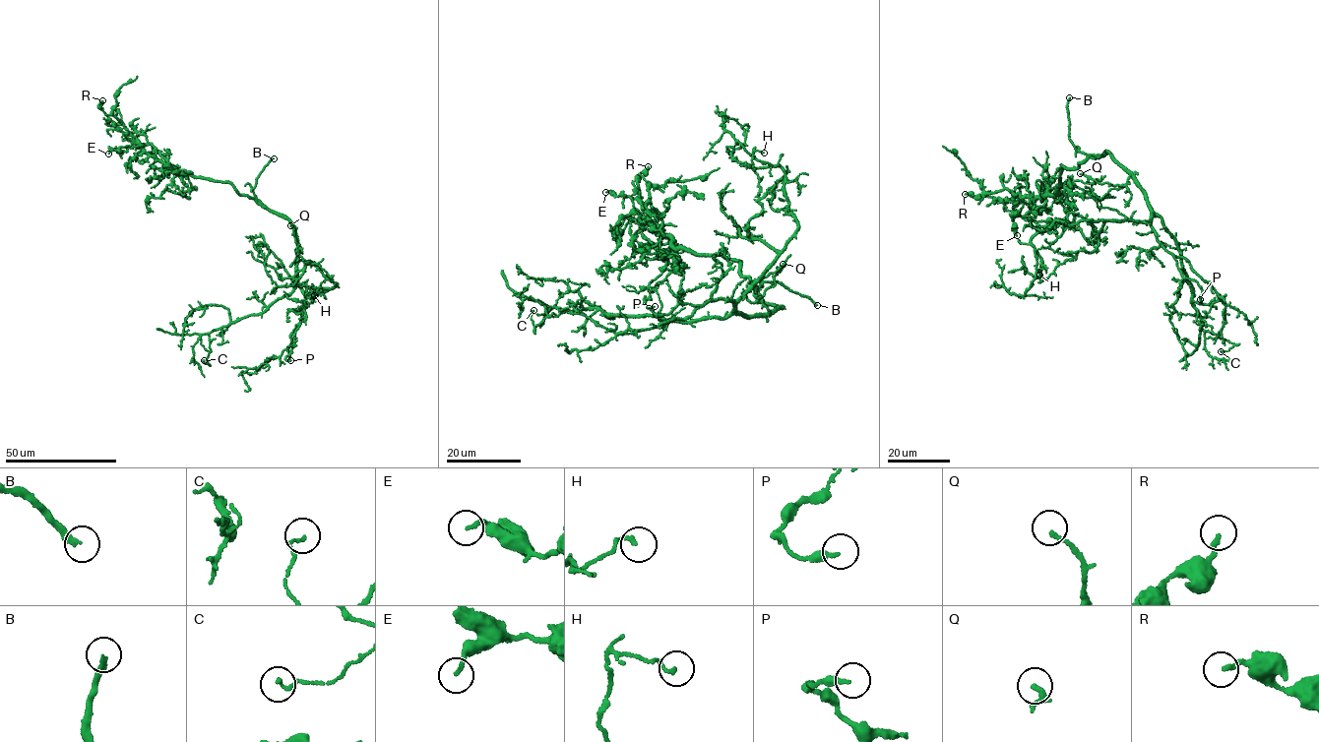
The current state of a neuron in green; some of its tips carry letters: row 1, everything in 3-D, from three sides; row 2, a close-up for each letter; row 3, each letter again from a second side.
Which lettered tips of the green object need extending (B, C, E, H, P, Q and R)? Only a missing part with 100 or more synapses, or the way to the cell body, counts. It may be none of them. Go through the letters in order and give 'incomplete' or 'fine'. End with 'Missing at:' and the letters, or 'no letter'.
B: incomplete
C: fine
E: fine
H: fine
P: fine
Q: fine
R: fine
Missing at: B

